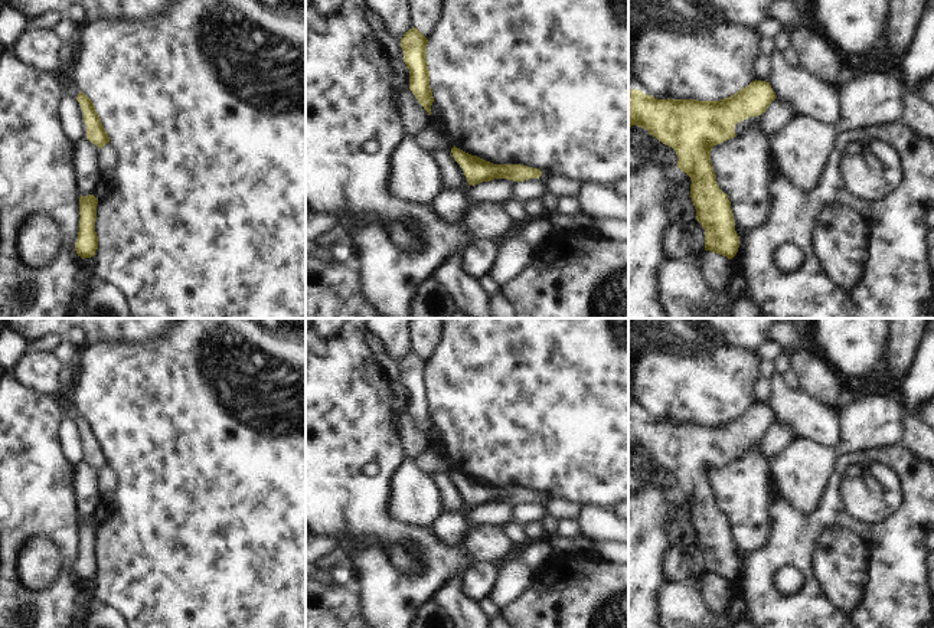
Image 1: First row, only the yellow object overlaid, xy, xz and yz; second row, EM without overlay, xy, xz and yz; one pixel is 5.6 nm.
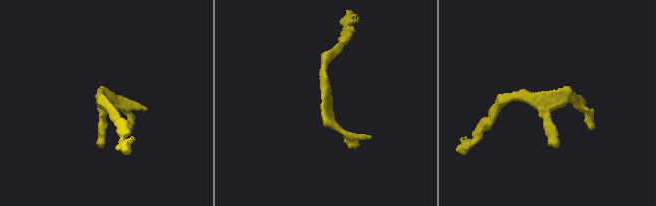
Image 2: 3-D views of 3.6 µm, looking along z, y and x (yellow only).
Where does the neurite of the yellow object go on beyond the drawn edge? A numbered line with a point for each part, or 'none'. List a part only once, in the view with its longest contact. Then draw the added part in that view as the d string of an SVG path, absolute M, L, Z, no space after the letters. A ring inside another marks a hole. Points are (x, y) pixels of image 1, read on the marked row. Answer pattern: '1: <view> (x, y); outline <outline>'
none

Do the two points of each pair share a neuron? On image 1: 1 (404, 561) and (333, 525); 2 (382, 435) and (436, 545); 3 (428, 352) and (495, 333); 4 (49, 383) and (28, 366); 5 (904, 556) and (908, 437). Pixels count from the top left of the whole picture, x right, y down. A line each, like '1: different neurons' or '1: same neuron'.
1: same neuron
2: same neuron
3: different neurons
4: same neuron
5: different neurons

